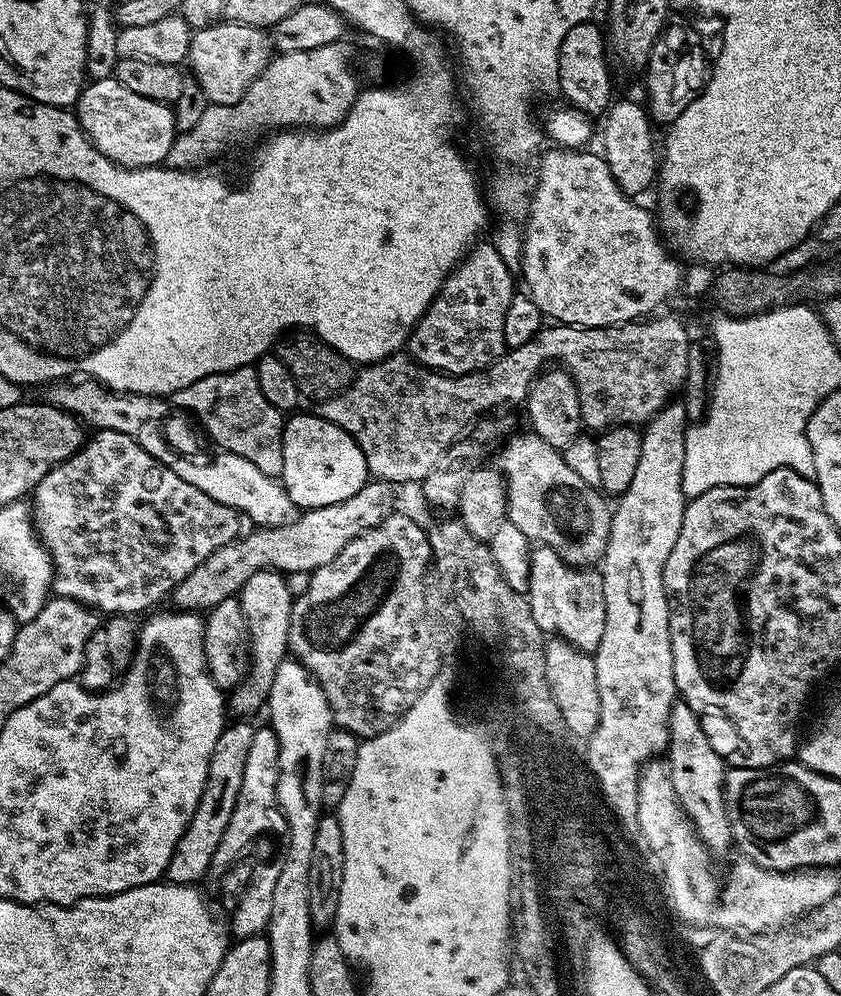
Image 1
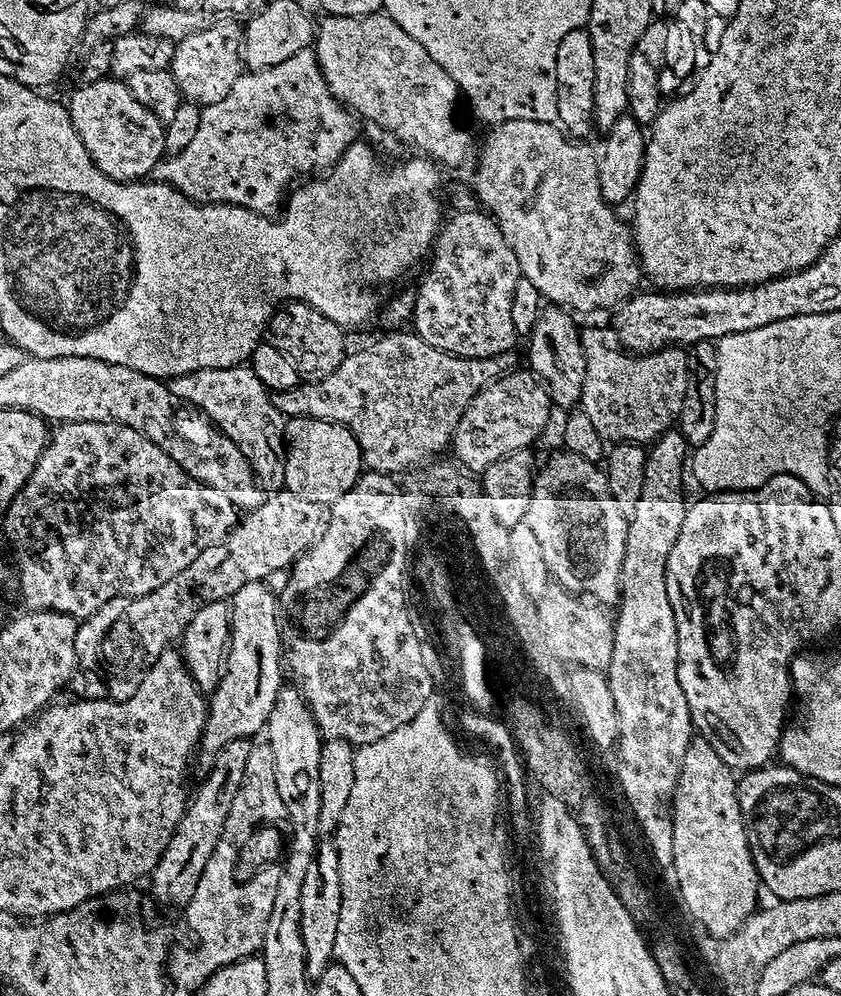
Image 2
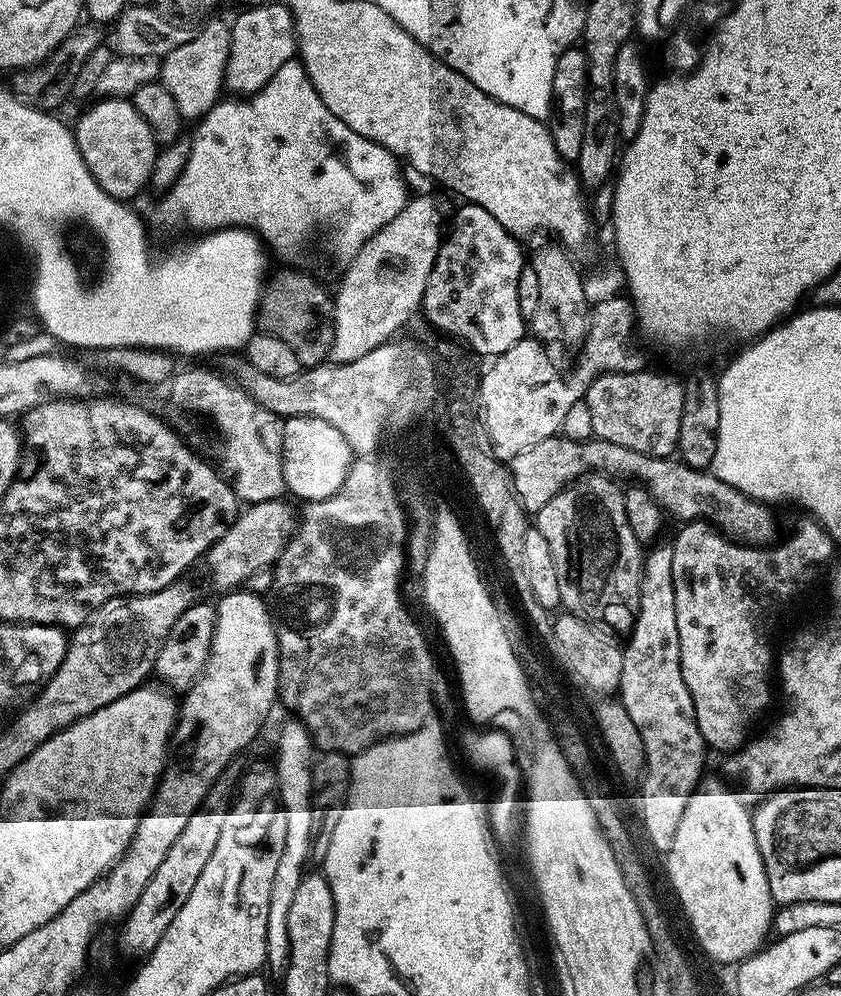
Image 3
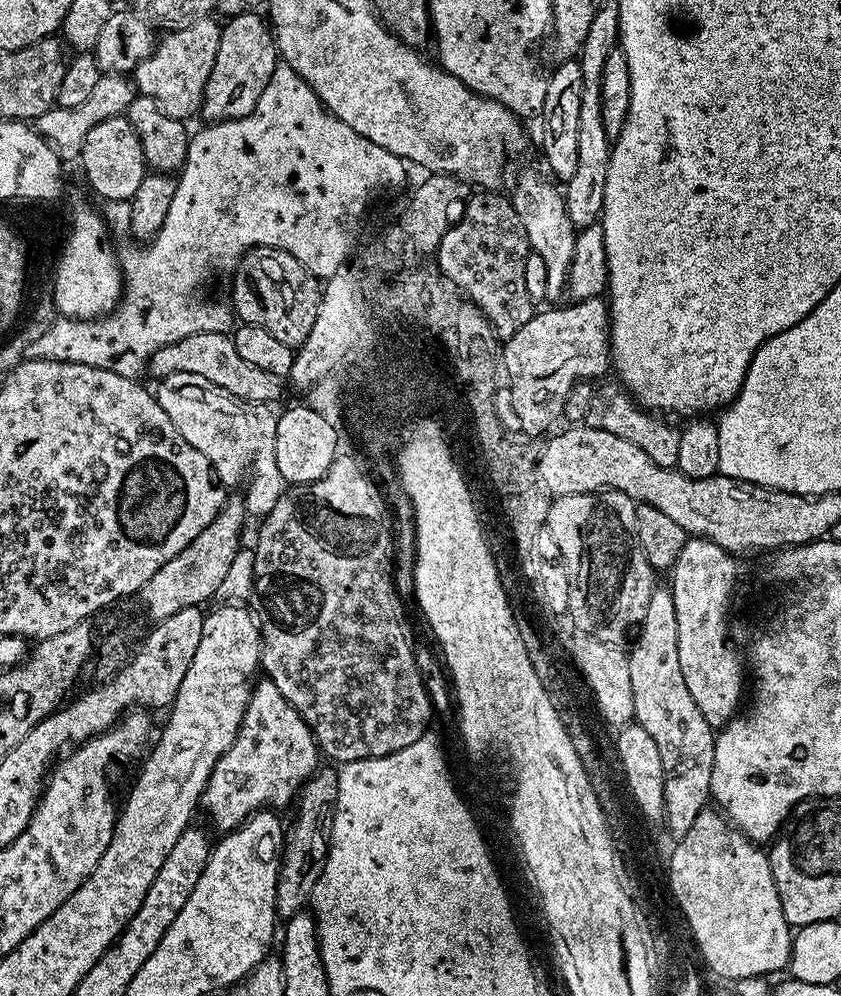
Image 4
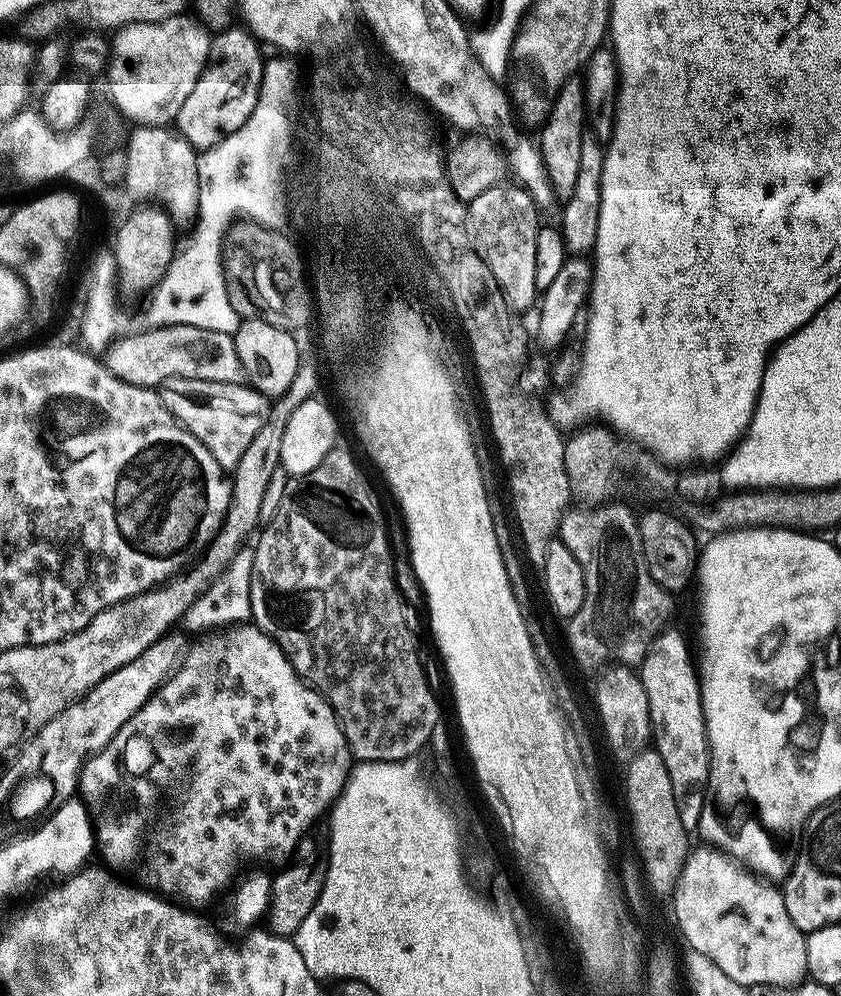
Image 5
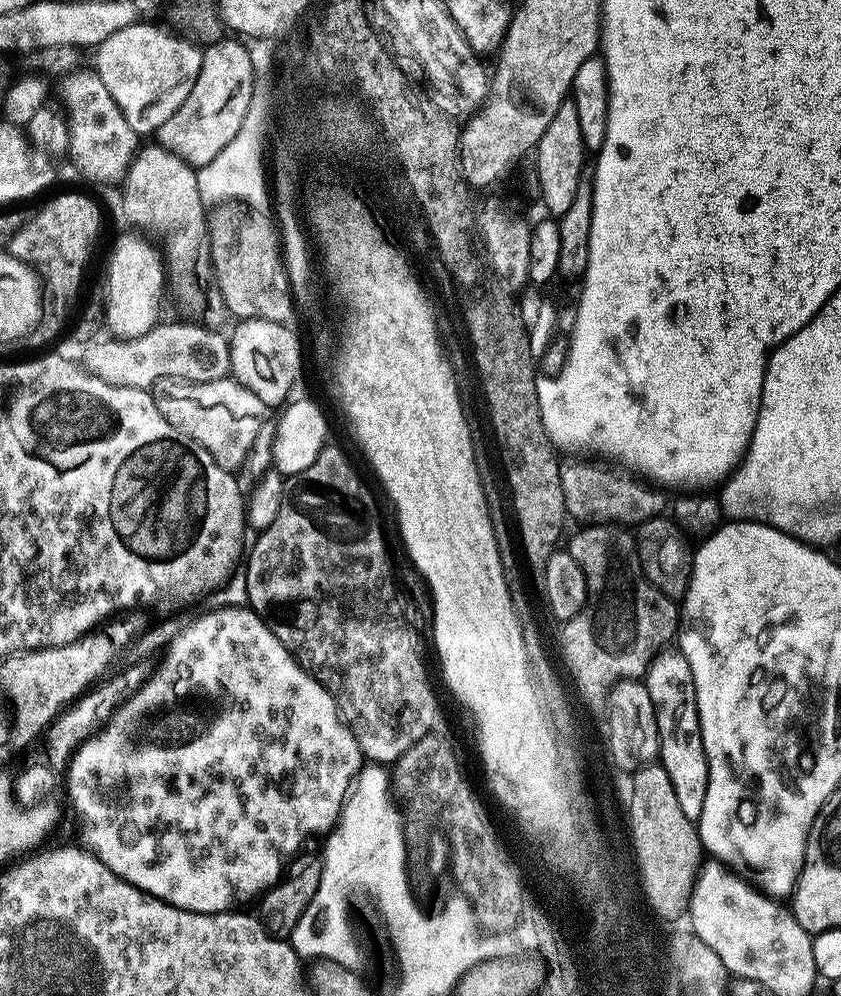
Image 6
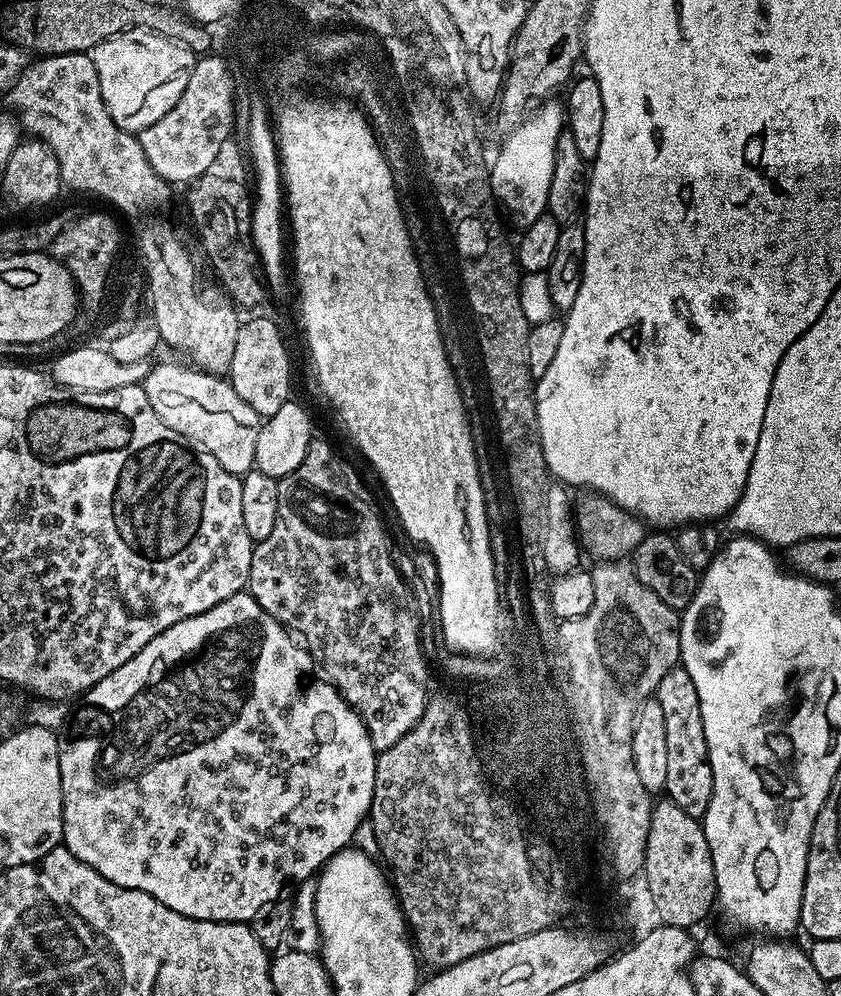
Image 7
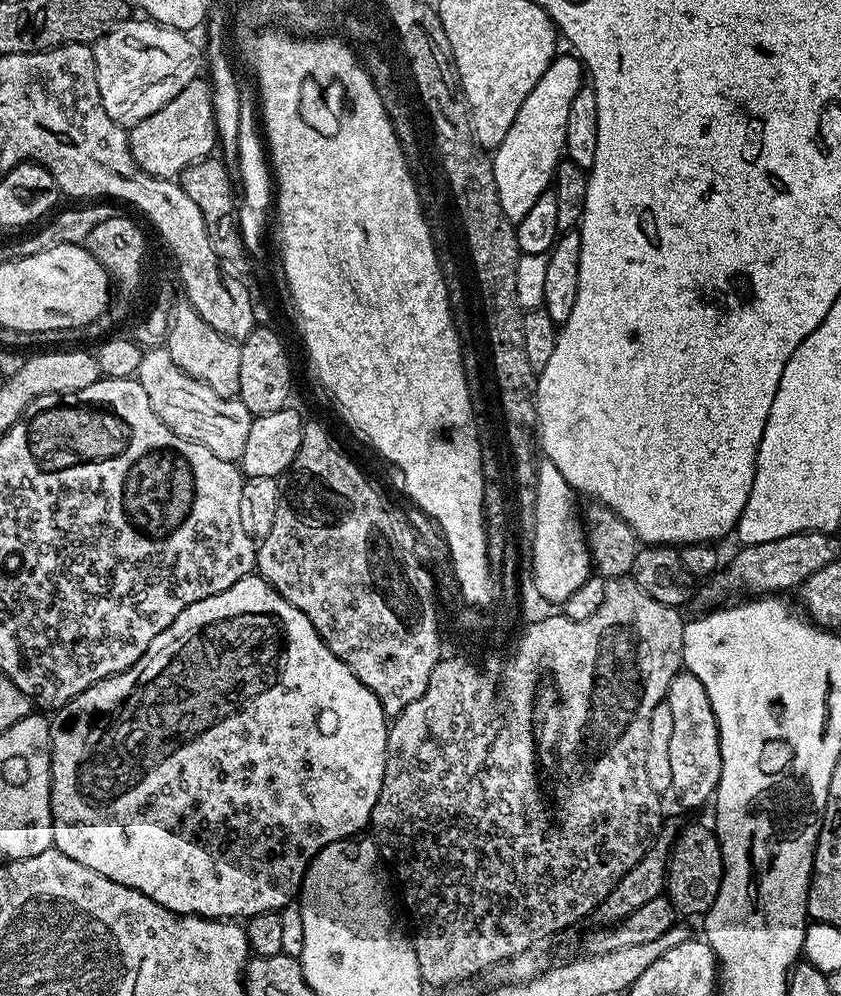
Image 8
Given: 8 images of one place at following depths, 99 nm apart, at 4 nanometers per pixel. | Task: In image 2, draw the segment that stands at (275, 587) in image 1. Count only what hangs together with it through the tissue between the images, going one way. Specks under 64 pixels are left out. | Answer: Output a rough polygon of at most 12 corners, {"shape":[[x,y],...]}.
{"shape":[[255,580],[230,601],[208,758],[265,731],[282,687],[278,600]]}

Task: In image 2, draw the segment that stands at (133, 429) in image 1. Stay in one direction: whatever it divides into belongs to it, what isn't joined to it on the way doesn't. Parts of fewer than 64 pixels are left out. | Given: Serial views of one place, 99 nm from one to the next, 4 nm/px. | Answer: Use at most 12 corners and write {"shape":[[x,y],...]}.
{"shape":[[44,359],[41,417],[128,425],[184,472],[232,468],[173,430],[163,381],[101,359]]}

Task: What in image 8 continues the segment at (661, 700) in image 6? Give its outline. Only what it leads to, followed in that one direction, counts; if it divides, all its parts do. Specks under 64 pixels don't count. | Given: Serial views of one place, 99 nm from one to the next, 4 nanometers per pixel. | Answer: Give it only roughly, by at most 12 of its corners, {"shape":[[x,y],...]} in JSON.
{"shape":[[670,682],[671,799],[700,808],[722,774],[720,727],[706,686]]}

